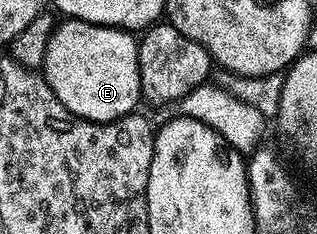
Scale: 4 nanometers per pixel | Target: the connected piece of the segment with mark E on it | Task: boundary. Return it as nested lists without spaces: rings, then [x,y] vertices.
[[[81,19],[57,22],[46,45],[42,74],[54,97],[80,119],[109,123],[131,115],[141,102],[138,39],[131,31],[103,27]]]

